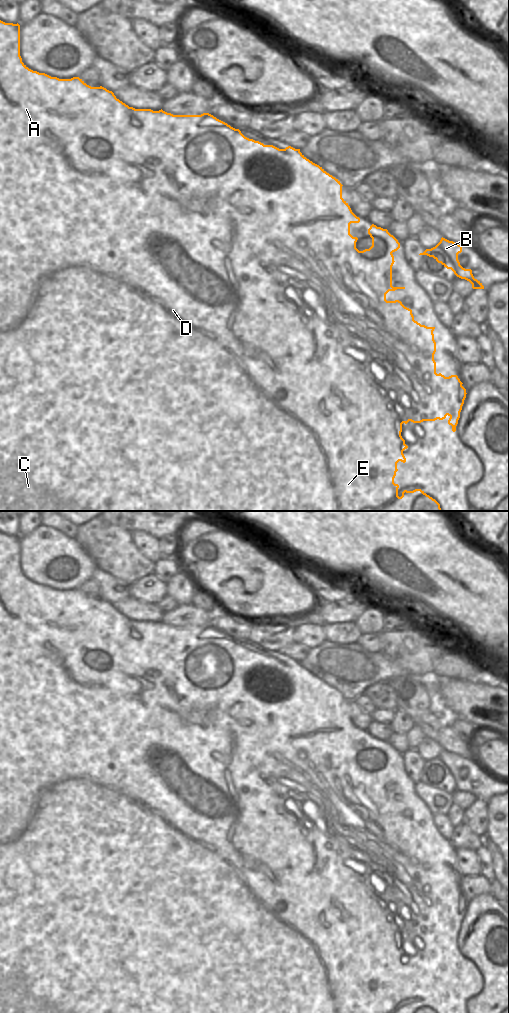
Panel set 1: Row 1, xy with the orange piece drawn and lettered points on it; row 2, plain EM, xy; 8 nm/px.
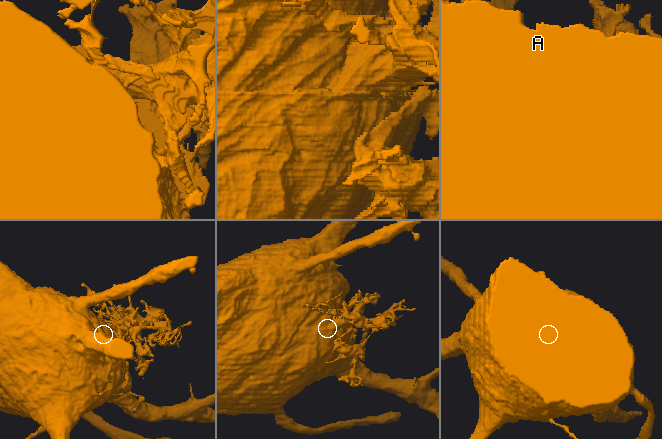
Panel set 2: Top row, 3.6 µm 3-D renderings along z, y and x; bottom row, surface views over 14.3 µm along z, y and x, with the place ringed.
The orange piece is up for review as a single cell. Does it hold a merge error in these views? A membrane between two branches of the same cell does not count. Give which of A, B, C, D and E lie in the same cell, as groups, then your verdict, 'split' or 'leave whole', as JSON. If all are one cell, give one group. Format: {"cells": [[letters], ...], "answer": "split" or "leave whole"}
{"cells": [["A", "C", "D", "E"], ["B"]], "answer": "split"}

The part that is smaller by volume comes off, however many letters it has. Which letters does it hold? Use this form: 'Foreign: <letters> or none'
Foreign: B

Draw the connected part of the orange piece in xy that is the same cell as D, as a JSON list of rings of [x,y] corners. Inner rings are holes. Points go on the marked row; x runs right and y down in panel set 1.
[[[0,20],[0,511],[442,511],[442,510],[441,510],[441,508],[440,508],[440,504],[439,504],[439,503],[438,503],[438,502],[437,502],[437,501],[436,501],[436,500],[435,500],[435,499],[433,499],[433,498],[432,498],[432,497],[430,497],[430,496],[429,496],[429,495],[427,495],[427,494],[426,494],[426,493],[425,493],[425,492],[424,492],[424,491],[422,491],[422,490],[421,490],[421,489],[415,489],[415,490],[413,490],[413,491],[407,491],[407,490],[404,490],[404,491],[403,491],[403,492],[402,492],[402,496],[401,496],[401,497],[399,497],[399,496],[398,496],[398,488],[399,488],[399,485],[398,485],[398,484],[395,484],[395,483],[394,483],[394,478],[395,478],[395,476],[396,476],[396,472],[397,472],[397,471],[398,471],[398,469],[397,469],[397,463],[398,463],[398,462],[399,462],[399,461],[401,461],[401,462],[403,462],[403,463],[405,463],[405,462],[406,462],[406,458],[405,458],[405,456],[404,456],[404,454],[403,454],[403,451],[404,451],[404,450],[405,450],[405,449],[407,449],[407,448],[408,448],[408,446],[407,446],[407,445],[406,445],[406,444],[405,444],[405,440],[404,440],[404,439],[403,439],[403,438],[402,438],[402,436],[401,436],[401,432],[402,432],[402,424],[403,424],[403,423],[405,423],[405,424],[407,424],[407,423],[408,423],[408,422],[409,422],[409,421],[411,421],[411,422],[413,422],[413,423],[421,423],[421,422],[423,422],[423,421],[435,421],[435,420],[437,420],[437,419],[439,419],[439,420],[443,420],[443,419],[445,419],[445,418],[446,418],[446,416],[447,416],[447,415],[448,415],[448,416],[449,416],[449,417],[450,417],[450,418],[449,418],[449,420],[448,420],[448,424],[449,424],[449,425],[451,425],[451,426],[452,426],[452,431],[453,431],[453,432],[455,432],[455,431],[456,431],[456,426],[457,426],[457,424],[458,424],[458,420],[459,420],[459,418],[460,418],[460,412],[461,412],[461,410],[462,410],[462,406],[463,406],[463,404],[464,404],[464,400],[465,400],[465,398],[466,398],[466,394],[467,394],[467,393],[466,393],[466,389],[465,389],[465,388],[464,388],[464,387],[463,387],[463,386],[462,386],[462,384],[463,384],[463,383],[462,383],[462,382],[461,382],[461,381],[460,381],[460,379],[459,379],[459,378],[458,378],[458,376],[457,376],[457,375],[451,375],[451,376],[449,376],[449,377],[445,377],[445,376],[444,376],[444,375],[442,375],[442,374],[441,374],[441,373],[439,373],[439,374],[437,374],[437,373],[436,373],[436,362],[435,362],[435,360],[434,360],[434,354],[435,354],[435,352],[436,352],[436,342],[435,342],[435,340],[434,340],[434,334],[433,334],[433,331],[434,331],[434,329],[435,329],[435,327],[427,327],[427,326],[425,326],[425,325],[421,325],[421,324],[420,324],[420,323],[418,323],[418,322],[417,322],[417,321],[415,321],[415,320],[414,320],[414,316],[413,316],[413,314],[412,314],[412,310],[411,310],[411,309],[409,309],[409,308],[407,308],[407,307],[405,307],[405,306],[404,306],[404,305],[403,305],[403,304],[402,304],[402,302],[401,302],[401,301],[399,301],[399,300],[395,300],[395,301],[387,301],[387,300],[386,300],[386,294],[387,294],[387,293],[388,293],[388,292],[389,292],[389,291],[395,291],[395,290],[397,290],[397,289],[405,289],[405,287],[393,287],[393,286],[392,286],[392,266],[393,266],[393,264],[394,264],[394,262],[395,262],[395,261],[394,261],[394,256],[393,256],[393,254],[392,254],[392,253],[389,253],[389,252],[387,252],[387,251],[385,251],[385,250],[383,250],[383,249],[381,249],[381,248],[379,248],[379,247],[377,247],[377,246],[376,246],[376,244],[375,244],[375,243],[372,243],[372,246],[371,246],[371,247],[370,247],[370,248],[369,248],[369,249],[365,249],[365,250],[363,250],[363,251],[359,251],[359,250],[358,250],[358,249],[357,249],[357,248],[356,248],[356,242],[357,242],[357,240],[358,240],[358,238],[357,238],[357,237],[353,237],[353,236],[352,236],[352,235],[351,235],[351,234],[350,234],[350,225],[347,225],[347,226],[346,226],[346,227],[344,227],[344,228],[343,228],[343,229],[341,229],[341,228],[340,228],[340,218],[339,218],[339,216],[338,216],[338,214],[337,214],[337,213],[317,213],[317,212],[316,212],[316,211],[315,211],[315,210],[314,210],[314,206],[313,206],[313,205],[312,205],[312,206],[311,206],[311,207],[310,207],[310,208],[309,208],[309,209],[307,209],[307,210],[306,210],[306,214],[305,214],[305,215],[301,215],[301,214],[300,214],[300,213],[297,213],[297,212],[296,212],[296,200],[295,200],[295,198],[294,198],[294,179],[293,179],[293,178],[290,178],[290,177],[289,177],[289,176],[288,176],[288,174],[287,174],[287,173],[286,173],[286,171],[285,171],[285,168],[281,168],[281,169],[280,169],[280,170],[279,170],[279,171],[280,171],[280,172],[281,172],[281,174],[282,174],[282,181],[281,181],[281,182],[280,182],[280,183],[279,183],[279,184],[278,184],[278,183],[273,183],[273,184],[272,184],[272,185],[270,185],[270,186],[269,186],[269,187],[265,187],[265,188],[262,188],[262,187],[260,187],[260,186],[259,186],[259,185],[255,185],[255,184],[254,184],[254,183],[253,183],[253,182],[252,182],[252,181],[251,181],[251,180],[250,180],[250,178],[249,178],[249,176],[248,176],[248,170],[247,170],[247,168],[246,168],[246,164],[247,164],[247,163],[248,163],[248,162],[249,162],[249,161],[251,161],[251,160],[253,160],[253,159],[255,159],[255,158],[257,158],[257,157],[261,157],[261,156],[262,156],[262,150],[263,150],[263,148],[264,148],[264,144],[263,144],[263,143],[261,143],[261,142],[259,142],[259,141],[255,141],[255,140],[253,140],[253,139],[249,139],[249,138],[247,138],[247,137],[245,137],[245,136],[244,136],[244,135],[243,135],[243,134],[242,134],[242,133],[241,133],[241,131],[240,131],[240,130],[239,130],[239,129],[235,129],[235,128],[233,128],[233,127],[231,127],[231,126],[230,126],[230,125],[228,125],[228,124],[227,124],[227,123],[225,123],[225,122],[223,122],[223,121],[221,121],[221,120],[219,120],[219,119],[217,119],[217,118],[216,118],[216,117],[214,117],[214,116],[213,116],[213,115],[211,115],[211,114],[209,114],[209,113],[203,113],[203,114],[201,114],[201,115],[173,115],[173,114],[171,114],[171,113],[167,113],[167,112],[165,112],[165,111],[163,111],[163,110],[162,110],[162,109],[161,109],[161,110],[159,110],[159,111],[153,111],[153,110],[151,110],[151,109],[135,109],[135,108],[133,108],[133,107],[129,107],[129,106],[128,106],[128,105],[126,105],[126,104],[125,104],[125,103],[123,103],[123,102],[122,102],[122,101],[120,101],[120,100],[119,100],[119,99],[117,99],[117,98],[116,98],[116,96],[115,96],[115,95],[114,95],[114,93],[113,93],[113,92],[112,92],[112,91],[109,91],[109,90],[107,90],[107,89],[106,89],[106,88],[104,88],[104,87],[102,87],[102,86],[100,86],[100,87],[91,87],[91,86],[89,86],[89,85],[87,85],[87,84],[86,84],[86,83],[85,83],[85,82],[84,82],[84,81],[83,81],[83,80],[82,80],[82,79],[80,79],[80,78],[79,78],[79,77],[73,77],[73,78],[71,78],[71,79],[59,79],[59,78],[57,78],[57,77],[51,77],[51,76],[49,76],[49,75],[47,75],[47,74],[45,74],[45,73],[39,73],[39,72],[37,72],[37,71],[33,71],[33,70],[31,70],[31,69],[29,69],[29,68],[28,68],[28,67],[27,67],[27,66],[26,66],[26,65],[25,65],[25,64],[24,64],[24,63],[23,63],[23,62],[22,62],[22,58],[21,58],[21,56],[20,56],[20,25],[19,25],[19,24],[18,24],[18,23],[17,23],[17,24],[13,24],[13,23],[5,23],[5,22],[3,22],[3,21],[1,21],[1,20]],[[279,185],[280,185],[280,186],[281,186],[281,187],[288,187],[288,186],[289,186],[289,187],[290,187],[290,190],[289,190],[289,191],[287,191],[287,192],[286,192],[286,194],[285,194],[285,195],[283,195],[283,194],[281,194],[281,193],[280,193],[280,190],[279,190],[279,187],[278,187],[278,186],[279,186]]]

